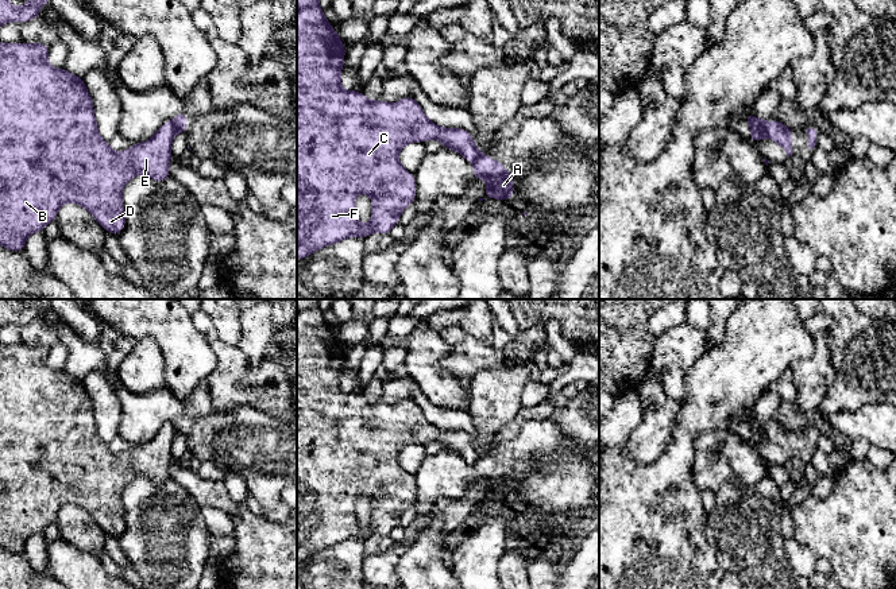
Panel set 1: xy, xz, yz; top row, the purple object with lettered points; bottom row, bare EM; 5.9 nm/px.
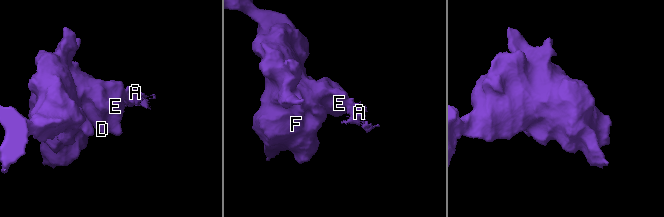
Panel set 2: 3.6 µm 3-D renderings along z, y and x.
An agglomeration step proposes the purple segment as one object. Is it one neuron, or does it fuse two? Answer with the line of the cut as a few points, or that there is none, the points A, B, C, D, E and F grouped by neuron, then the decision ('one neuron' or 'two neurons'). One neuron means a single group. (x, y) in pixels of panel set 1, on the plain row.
yz (759, 421), (767, 437) | A / B C D E F | two neurons

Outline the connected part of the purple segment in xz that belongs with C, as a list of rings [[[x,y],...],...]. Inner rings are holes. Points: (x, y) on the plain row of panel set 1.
[[[297,299],[297,562],[347,539],[366,540],[374,534],[389,538],[399,524],[401,514],[416,503],[414,477],[398,461],[405,446],[439,441],[444,450],[457,453],[471,465],[479,457],[470,434],[436,427],[413,398],[390,406],[368,403],[363,394],[344,392],[340,387],[344,357],[344,345],[324,319],[318,299]],[[359,495],[367,495],[372,504],[371,523],[366,528],[359,526],[356,518],[355,500]]]

